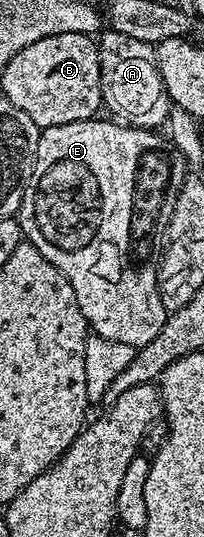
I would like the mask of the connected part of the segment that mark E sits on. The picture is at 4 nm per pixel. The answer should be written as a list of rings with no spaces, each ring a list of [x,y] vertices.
[[[98,116],[88,118],[75,124],[59,124],[58,126],[46,126],[38,133],[37,151],[33,157],[33,170],[29,174],[29,181],[25,184],[23,200],[16,212],[16,219],[21,224],[22,235],[75,288],[75,300],[79,300],[79,308],[83,312],[86,322],[89,324],[90,331],[101,338],[115,340],[119,344],[131,344],[138,348],[151,344],[155,336],[159,336],[159,328],[163,328],[167,311],[163,308],[163,300],[159,296],[157,287],[157,267],[155,265],[155,250],[153,254],[153,241],[158,241],[159,228],[163,228],[169,222],[169,217],[173,214],[173,204],[177,200],[177,189],[185,182],[187,173],[187,163],[183,155],[173,146],[169,138],[164,133],[151,130],[141,130],[137,126],[127,126],[116,120],[104,122],[104,117]]]

